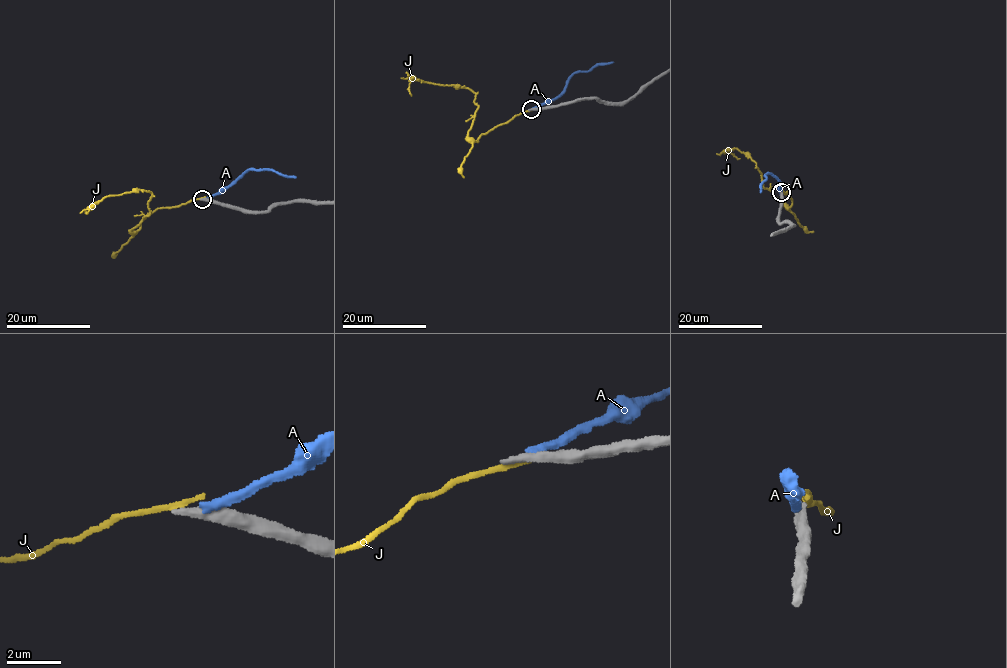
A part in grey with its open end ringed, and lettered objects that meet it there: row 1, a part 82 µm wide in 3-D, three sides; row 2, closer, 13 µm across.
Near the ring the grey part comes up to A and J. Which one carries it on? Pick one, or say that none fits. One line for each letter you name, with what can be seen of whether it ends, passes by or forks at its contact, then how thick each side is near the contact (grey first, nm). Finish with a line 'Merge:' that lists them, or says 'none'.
Merge: none

